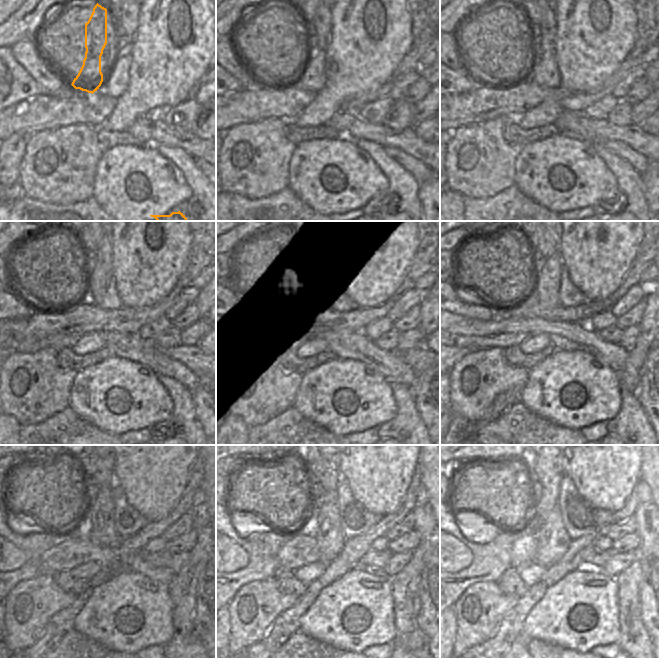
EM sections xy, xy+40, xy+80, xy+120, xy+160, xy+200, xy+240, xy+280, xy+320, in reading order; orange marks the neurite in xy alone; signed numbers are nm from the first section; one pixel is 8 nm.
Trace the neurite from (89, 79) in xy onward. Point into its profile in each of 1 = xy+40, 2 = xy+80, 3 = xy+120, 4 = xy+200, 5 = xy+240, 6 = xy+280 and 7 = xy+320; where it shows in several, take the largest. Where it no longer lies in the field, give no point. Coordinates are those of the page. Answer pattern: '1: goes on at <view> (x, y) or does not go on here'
1: goes on at xy+40 (314, 78)
2: goes on at xy+80 (545, 73)
3: goes on at xy+120 (100, 290)
4: goes on at xy+200 (549, 287)
5: goes on at xy+240 (101, 523)
6: goes on at xy+280 (327, 530)
7: goes on at xy+320 (552, 537)

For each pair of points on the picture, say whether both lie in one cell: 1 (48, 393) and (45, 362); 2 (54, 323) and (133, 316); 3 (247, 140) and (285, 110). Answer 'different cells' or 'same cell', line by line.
1: same cell
2: same cell
3: different cells

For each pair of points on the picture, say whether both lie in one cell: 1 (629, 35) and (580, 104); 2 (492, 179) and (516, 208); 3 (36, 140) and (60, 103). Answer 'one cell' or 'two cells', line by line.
1: two cells
2: two cells
3: two cells

